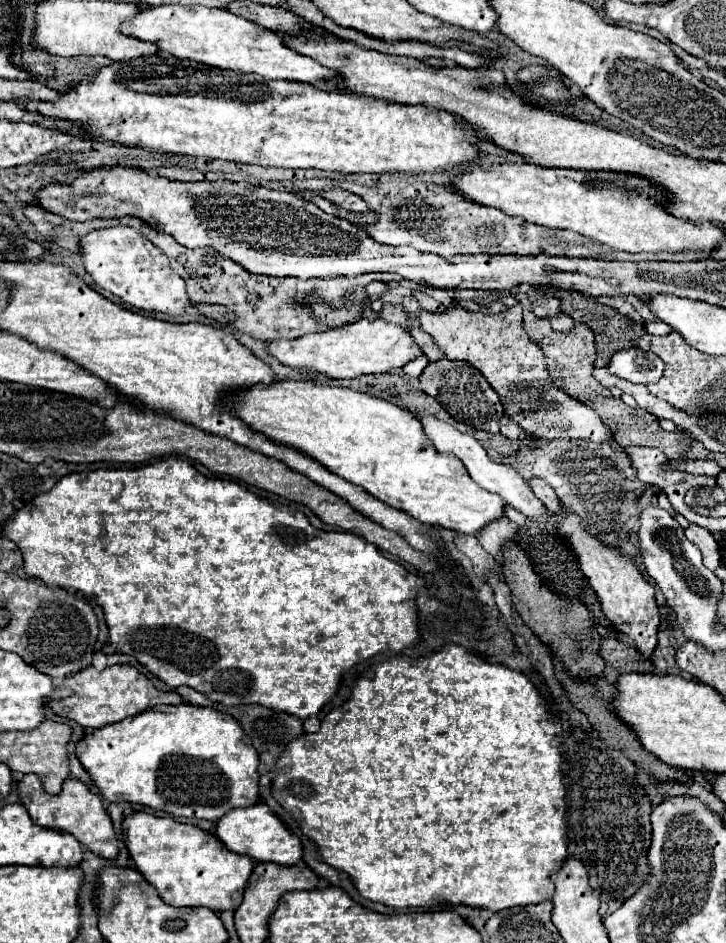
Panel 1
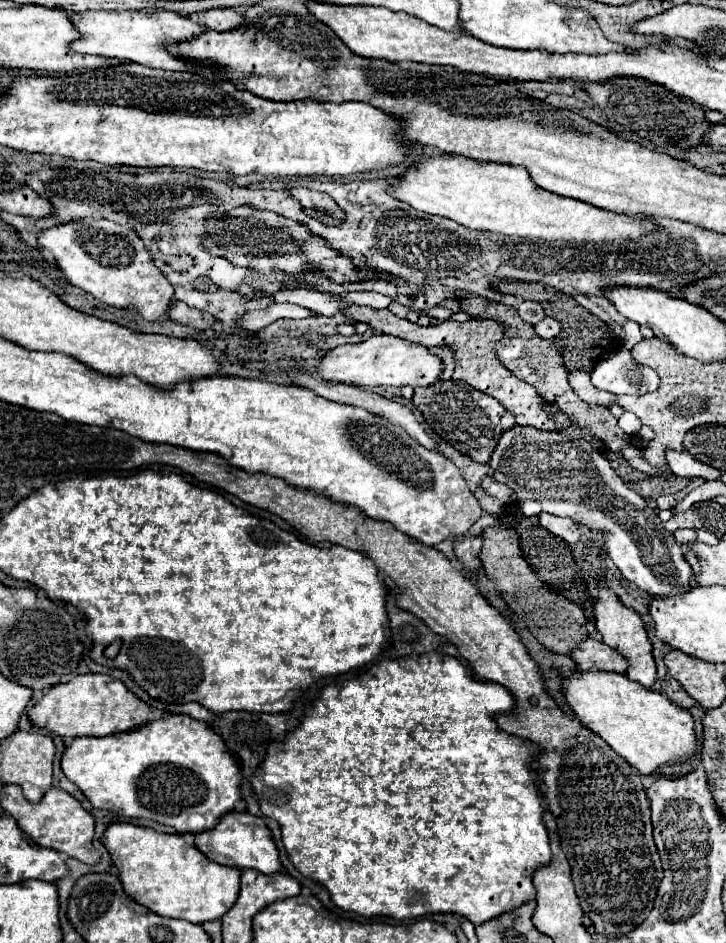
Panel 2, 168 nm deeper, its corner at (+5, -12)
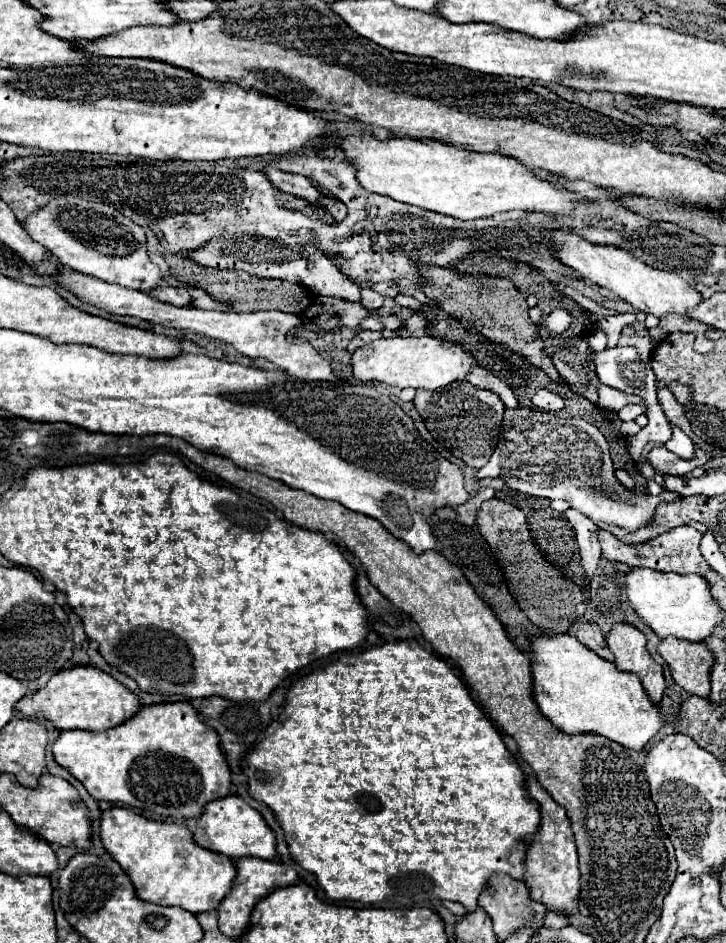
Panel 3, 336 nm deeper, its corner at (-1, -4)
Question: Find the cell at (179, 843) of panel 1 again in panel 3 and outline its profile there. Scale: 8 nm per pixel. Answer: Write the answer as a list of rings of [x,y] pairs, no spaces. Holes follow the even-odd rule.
[[[113,806],[103,812],[101,840],[131,878],[137,896],[159,906],[177,906],[193,914],[217,910],[237,876],[235,862],[229,856],[201,848],[187,826],[147,820],[127,808]]]

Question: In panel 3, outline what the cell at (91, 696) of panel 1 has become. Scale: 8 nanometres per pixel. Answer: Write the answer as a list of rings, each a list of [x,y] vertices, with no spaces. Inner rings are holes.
[[[75,666],[53,674],[43,688],[33,696],[21,698],[15,708],[31,718],[49,720],[59,730],[109,730],[131,720],[143,706],[139,698],[111,674],[91,666]]]

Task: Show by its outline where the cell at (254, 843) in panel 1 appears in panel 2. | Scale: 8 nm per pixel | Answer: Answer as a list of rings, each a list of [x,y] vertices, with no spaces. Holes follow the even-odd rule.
[[[233,810],[227,812],[225,816],[221,816],[219,824],[215,824],[209,832],[199,832],[195,836],[195,846],[213,862],[223,864],[223,866],[233,866],[233,868],[253,868],[259,870],[263,874],[275,874],[281,868],[279,862],[279,852],[275,842],[271,840],[271,832],[267,828],[267,824],[257,818],[251,816],[243,810]]]

